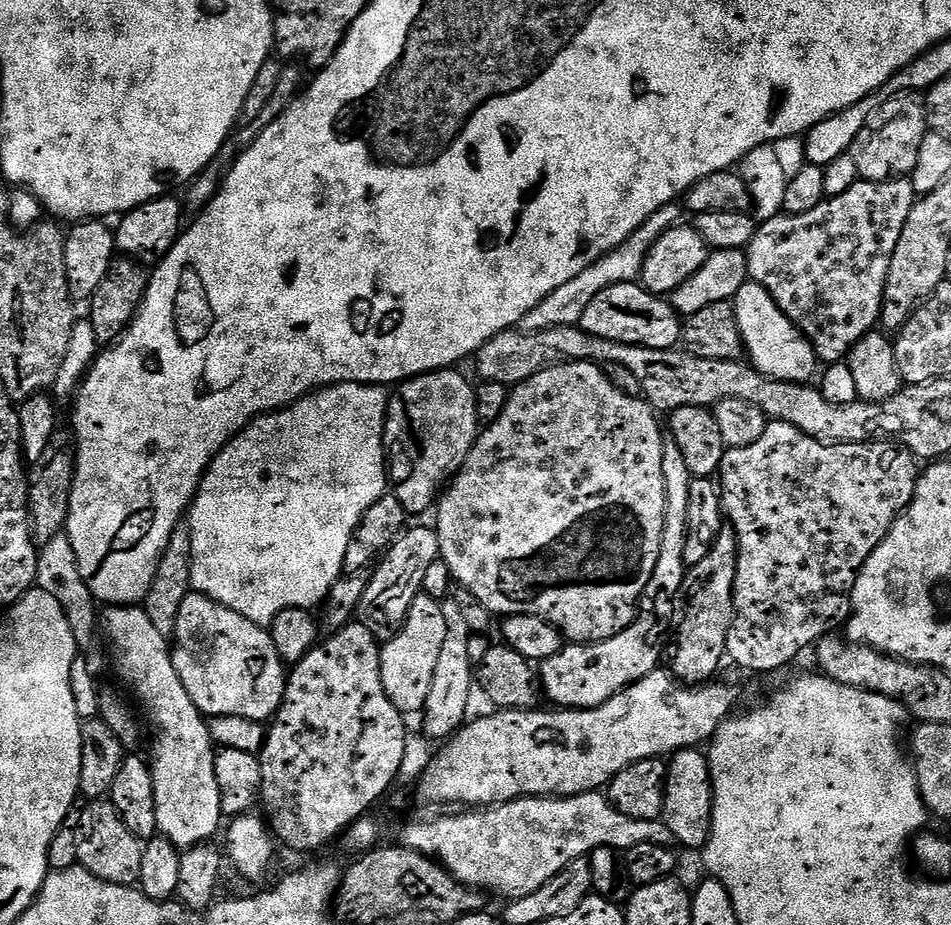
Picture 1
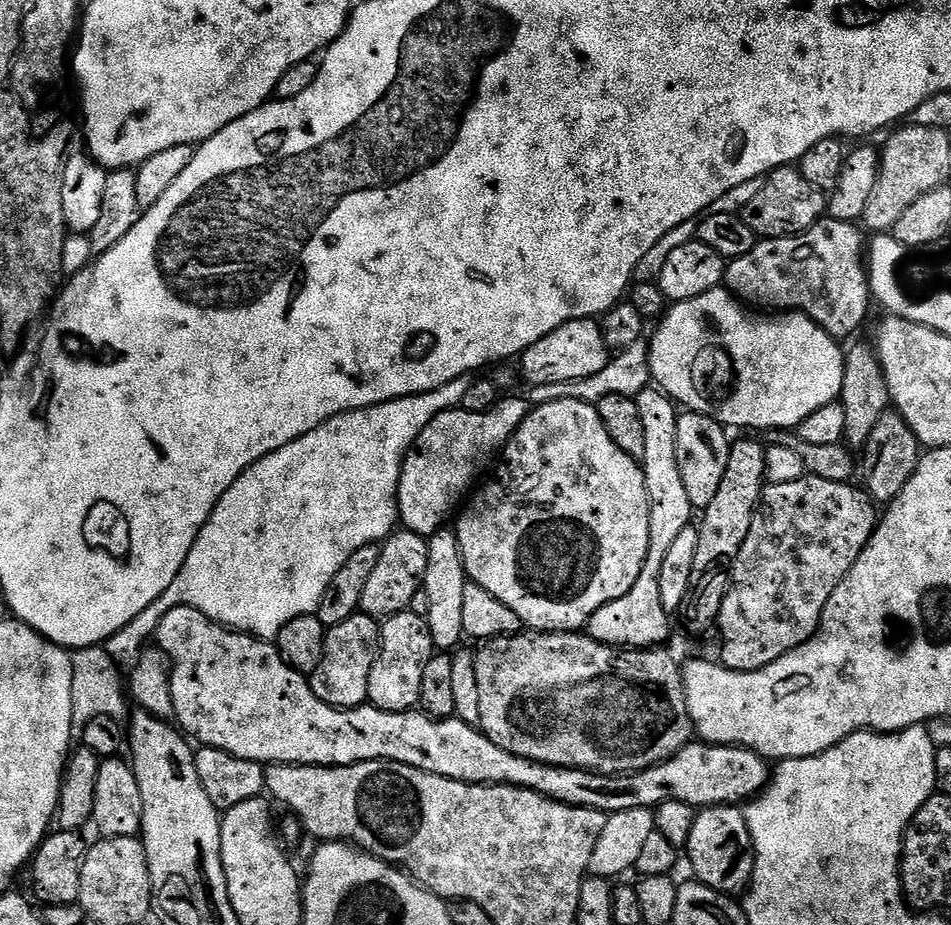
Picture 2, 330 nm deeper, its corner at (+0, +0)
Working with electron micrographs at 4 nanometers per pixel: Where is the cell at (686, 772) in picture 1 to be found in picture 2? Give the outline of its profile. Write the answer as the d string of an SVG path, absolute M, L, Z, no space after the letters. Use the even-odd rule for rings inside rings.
M715 804L701 808L694 818L694 827L690 830L688 864L699 883L733 898L749 891L756 865L754 846L750 830L746 826L743 807L734 804Z

